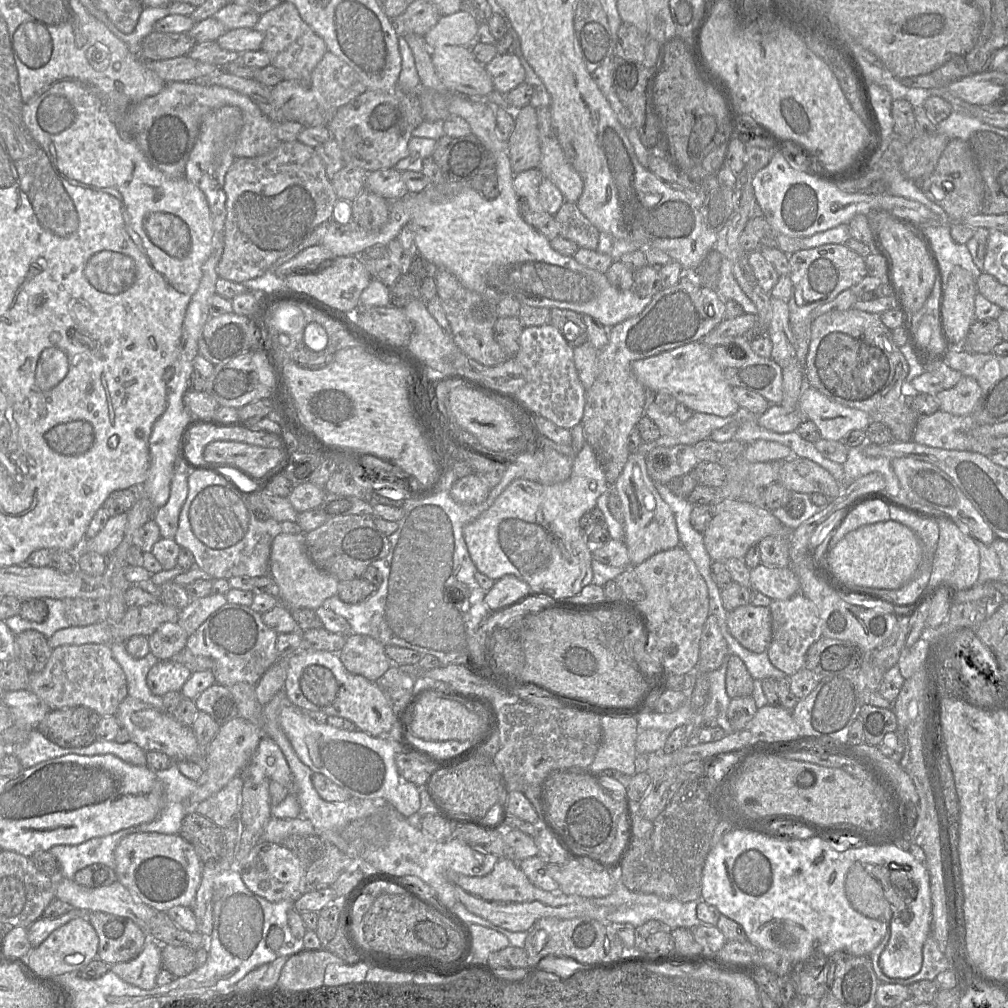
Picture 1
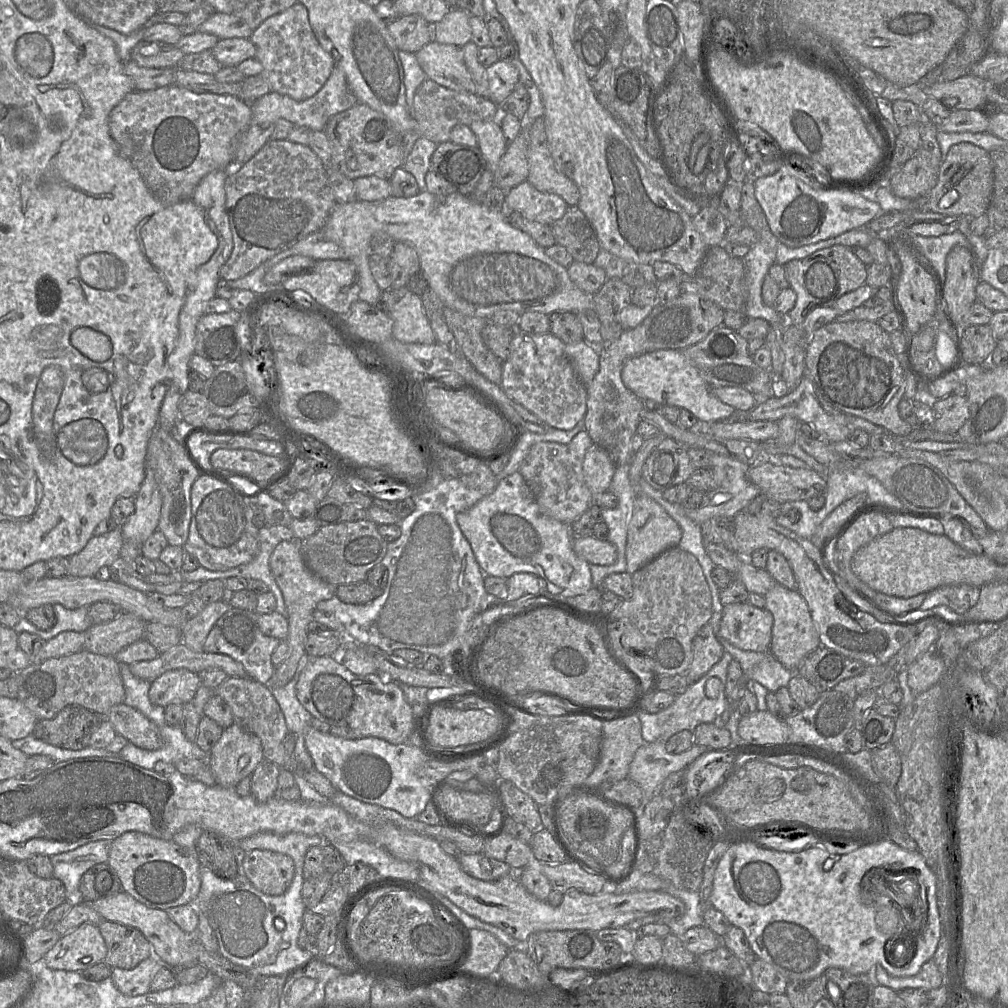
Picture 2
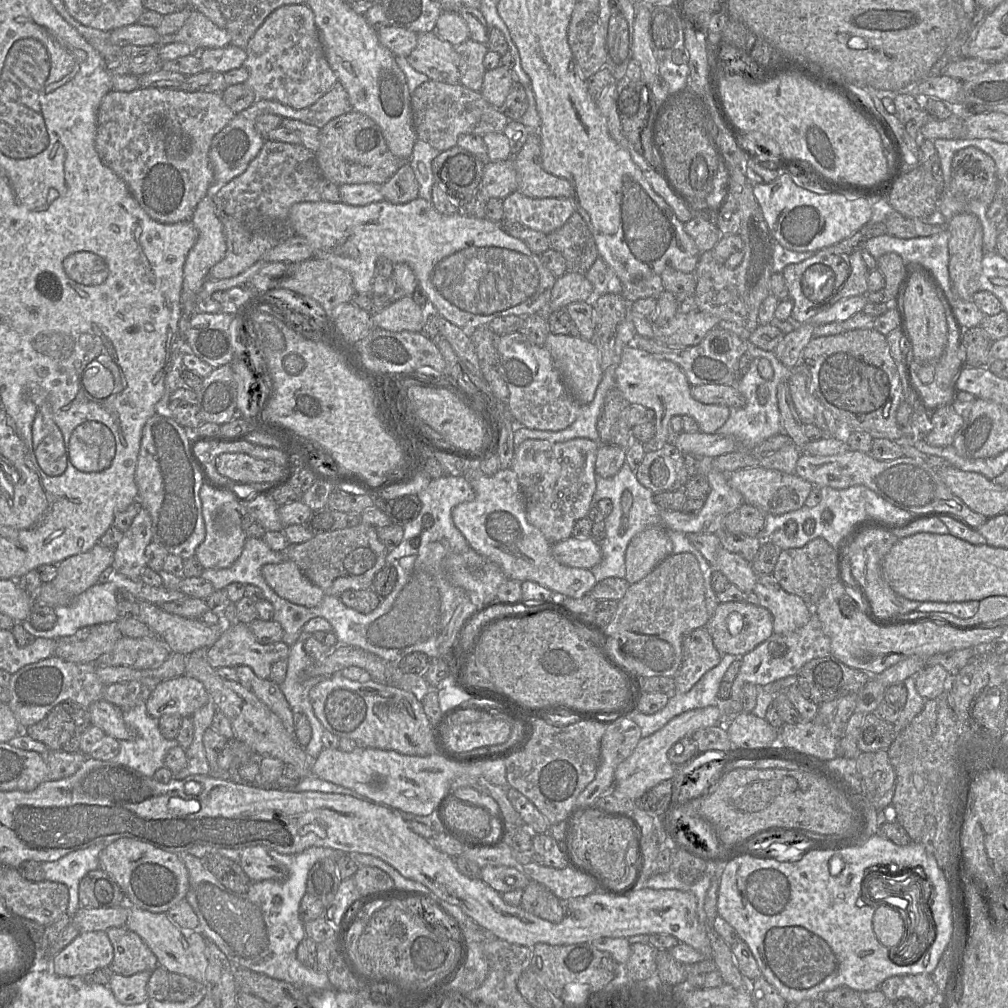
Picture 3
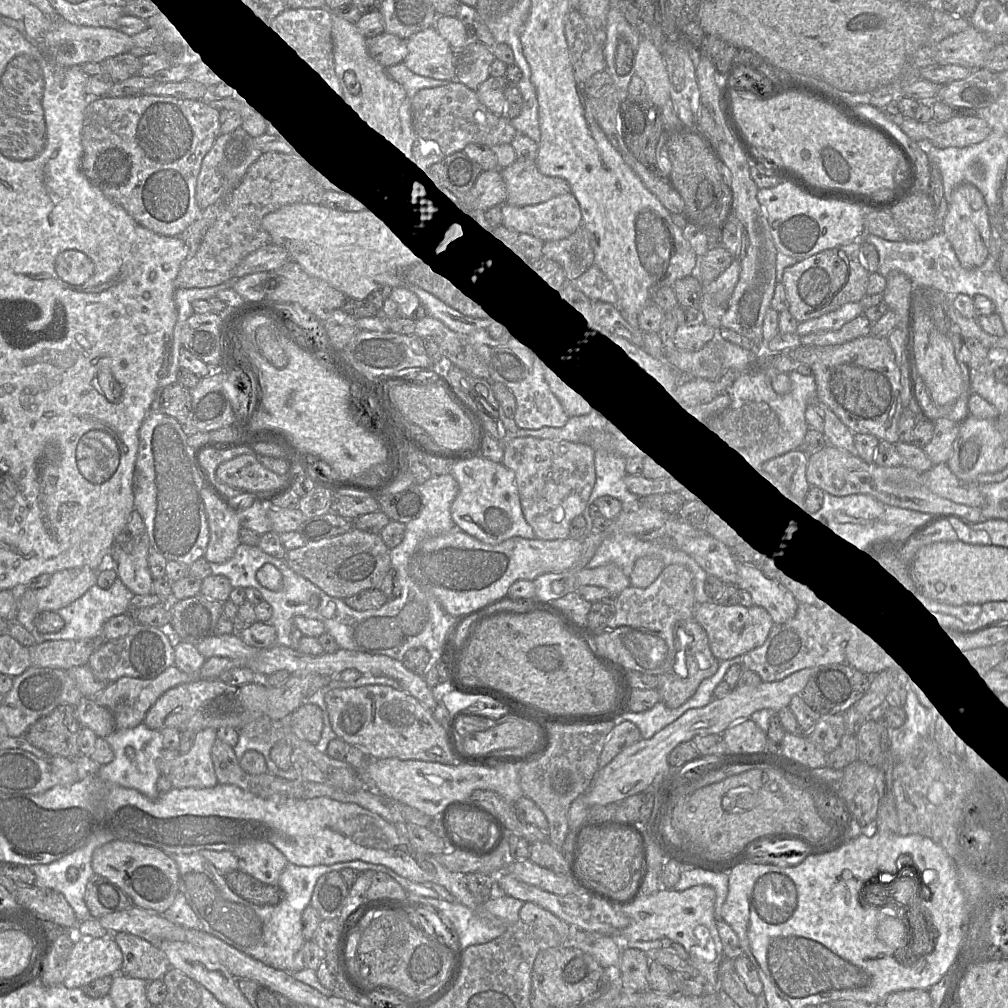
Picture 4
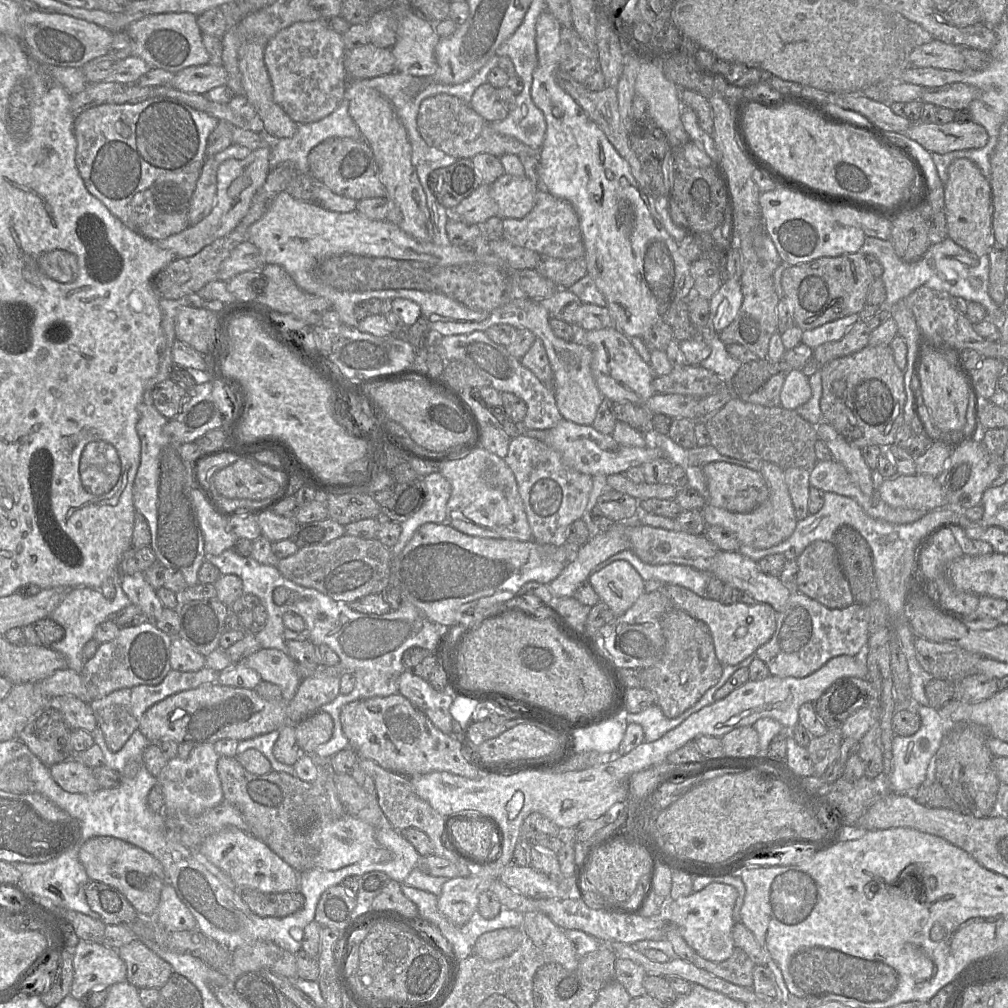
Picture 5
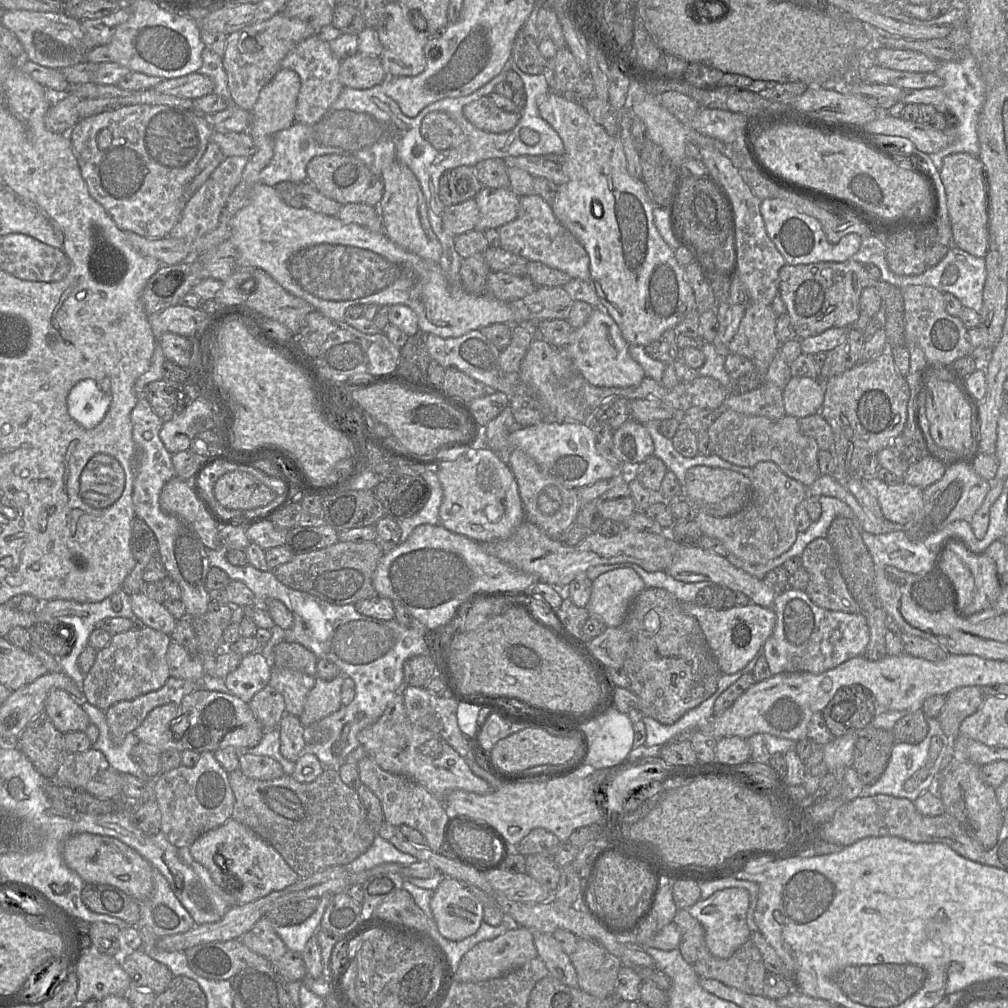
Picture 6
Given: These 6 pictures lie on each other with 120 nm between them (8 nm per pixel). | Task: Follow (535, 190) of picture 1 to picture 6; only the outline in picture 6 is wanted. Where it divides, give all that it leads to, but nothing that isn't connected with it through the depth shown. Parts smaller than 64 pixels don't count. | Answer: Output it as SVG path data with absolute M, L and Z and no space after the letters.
M533 193L520 197L517 217L497 229L501 248L528 261L539 261L567 273L572 279L590 280L589 256L580 242L555 217L551 205Z

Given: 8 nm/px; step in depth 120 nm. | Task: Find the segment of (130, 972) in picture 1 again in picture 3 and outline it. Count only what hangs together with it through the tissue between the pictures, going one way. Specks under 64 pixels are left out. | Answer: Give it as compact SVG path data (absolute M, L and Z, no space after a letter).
M143 971L129 977L113 973L108 987L116 1000L124 1005L143 1003L148 999L147 983L152 972Z

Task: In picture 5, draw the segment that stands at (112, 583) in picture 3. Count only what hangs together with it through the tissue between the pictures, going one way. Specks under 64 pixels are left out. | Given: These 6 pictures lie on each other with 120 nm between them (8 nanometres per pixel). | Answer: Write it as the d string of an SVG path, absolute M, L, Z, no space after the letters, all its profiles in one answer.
M114 583L114 588L116 594L112 600L105 598L100 589L90 587L72 588L50 615L50 618L65 630L64 637L53 643L51 648L61 653L67 661L67 668L78 674L81 673L84 664L82 649L88 641L93 639L97 626L131 604L130 599L122 589L121 583Z

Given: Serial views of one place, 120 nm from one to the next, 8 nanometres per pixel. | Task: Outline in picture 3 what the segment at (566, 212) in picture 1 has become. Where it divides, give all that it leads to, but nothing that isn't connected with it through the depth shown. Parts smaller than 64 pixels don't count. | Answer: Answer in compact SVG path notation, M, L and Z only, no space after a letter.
M578 211L548 239L549 247L565 258L567 271L586 274L599 256L594 237Z

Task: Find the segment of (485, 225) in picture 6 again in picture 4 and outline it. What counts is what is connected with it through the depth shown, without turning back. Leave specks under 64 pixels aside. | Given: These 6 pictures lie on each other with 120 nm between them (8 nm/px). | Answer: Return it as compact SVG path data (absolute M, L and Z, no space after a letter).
M515 161L500 172L507 190L506 203L512 206L536 205L571 193L565 180L543 175L535 161Z

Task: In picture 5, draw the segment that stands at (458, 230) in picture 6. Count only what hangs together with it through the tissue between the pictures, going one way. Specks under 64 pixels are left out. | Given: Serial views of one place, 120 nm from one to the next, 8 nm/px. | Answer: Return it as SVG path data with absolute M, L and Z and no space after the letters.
M482 183L456 207L449 209L449 217L466 224L482 225L487 219L497 215L498 206L489 192L489 185Z

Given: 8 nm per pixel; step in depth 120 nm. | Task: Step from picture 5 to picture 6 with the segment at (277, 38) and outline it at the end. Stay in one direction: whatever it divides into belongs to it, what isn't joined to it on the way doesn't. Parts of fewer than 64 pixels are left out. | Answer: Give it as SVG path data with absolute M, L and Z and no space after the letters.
M312 35L298 43L282 60L281 67L288 68L300 77L301 87L295 109L295 122L312 125L318 122L337 100L343 85L339 79L341 60L334 56L329 42Z

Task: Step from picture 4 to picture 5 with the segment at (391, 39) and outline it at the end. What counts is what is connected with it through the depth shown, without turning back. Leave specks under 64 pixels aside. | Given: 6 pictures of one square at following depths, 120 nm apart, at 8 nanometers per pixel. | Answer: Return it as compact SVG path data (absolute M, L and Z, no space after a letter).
M371 43L347 51L345 69L348 79L371 79L396 71L396 60L390 48Z

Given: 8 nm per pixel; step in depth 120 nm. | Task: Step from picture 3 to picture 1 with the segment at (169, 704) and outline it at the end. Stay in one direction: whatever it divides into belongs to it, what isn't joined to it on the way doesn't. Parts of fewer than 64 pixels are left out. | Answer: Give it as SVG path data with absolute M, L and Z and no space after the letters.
M175 660L157 661L147 674L148 688L162 697L168 692L180 692L192 672Z

